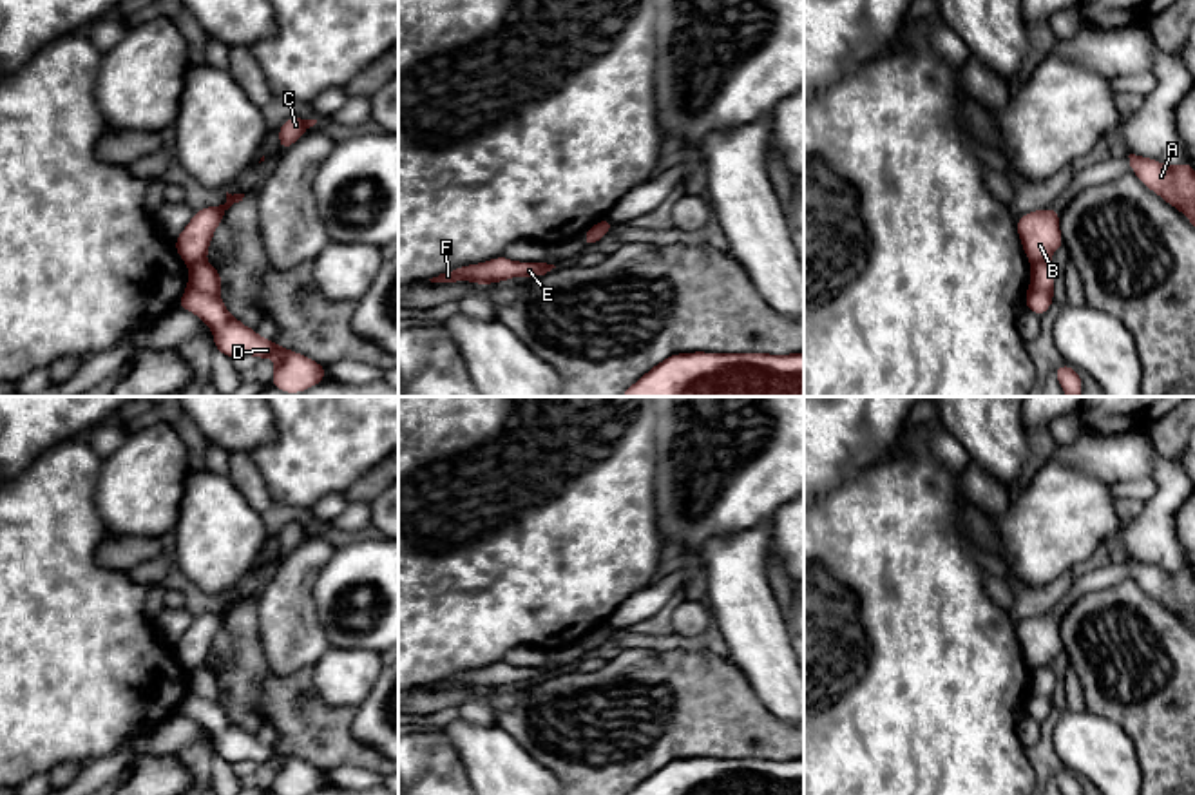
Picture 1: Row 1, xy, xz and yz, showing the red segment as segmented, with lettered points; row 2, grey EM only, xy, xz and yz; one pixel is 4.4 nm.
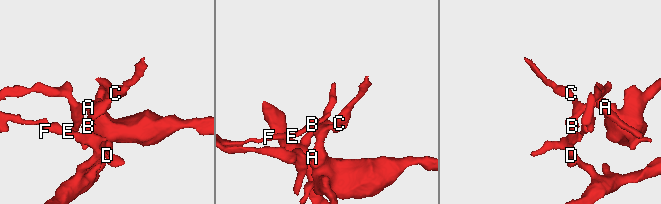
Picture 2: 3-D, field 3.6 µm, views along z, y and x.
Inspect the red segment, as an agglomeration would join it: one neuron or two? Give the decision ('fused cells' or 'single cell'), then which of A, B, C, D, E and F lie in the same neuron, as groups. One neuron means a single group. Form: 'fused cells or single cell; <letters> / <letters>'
fused cells; A B C / D E F

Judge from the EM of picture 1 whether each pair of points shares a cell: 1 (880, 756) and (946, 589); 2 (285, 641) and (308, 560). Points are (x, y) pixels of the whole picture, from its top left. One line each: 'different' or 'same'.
1: same
2: same

